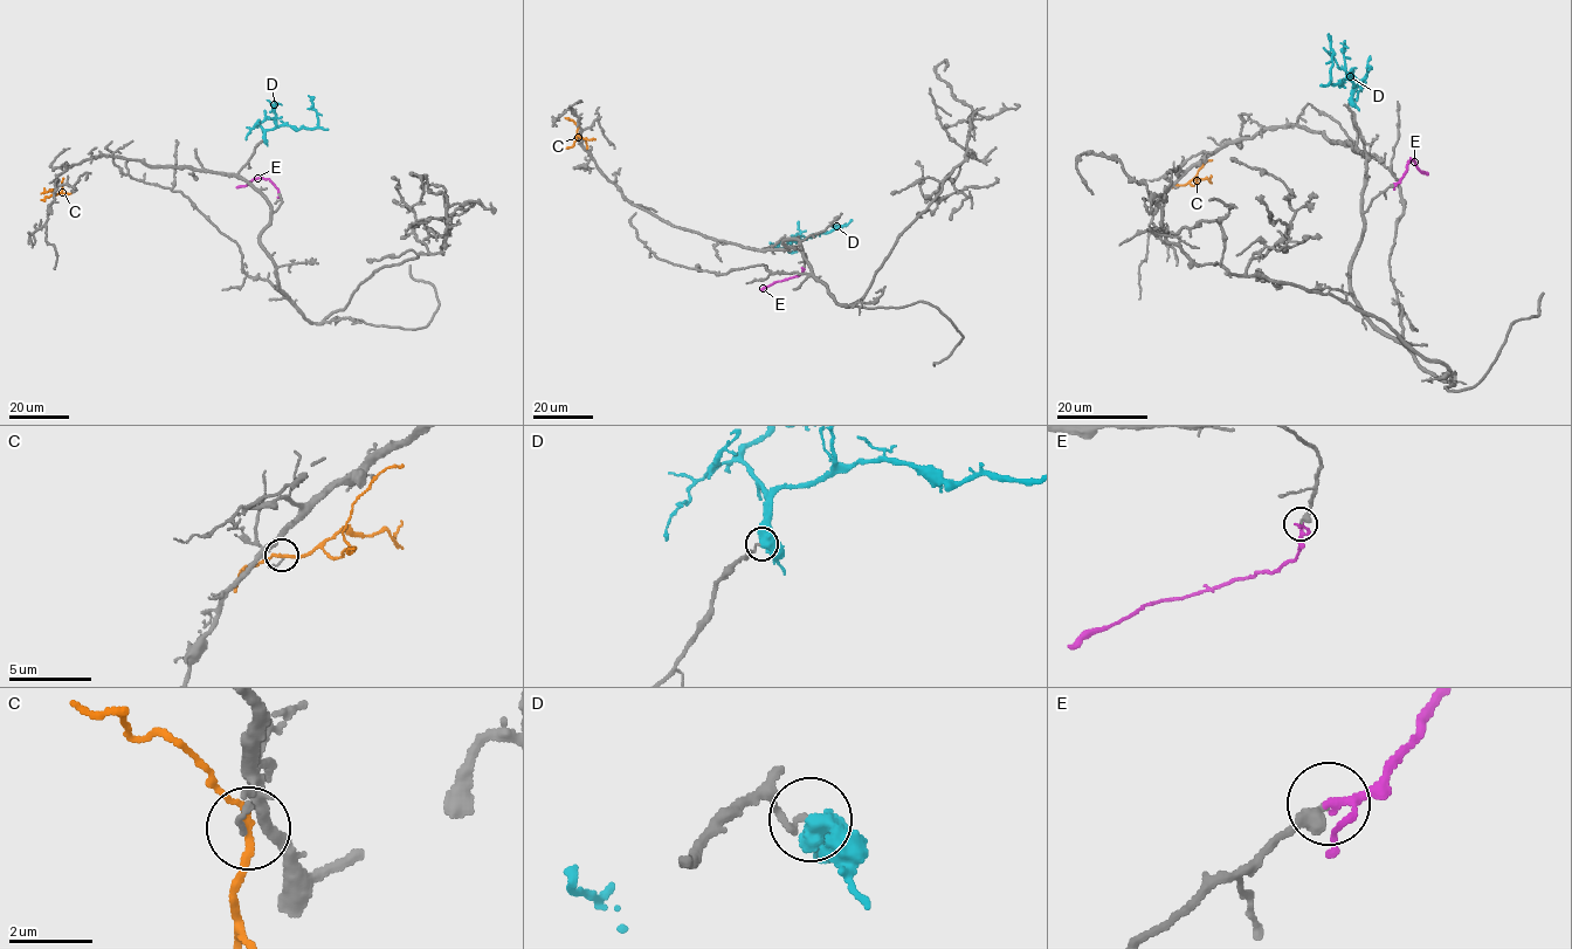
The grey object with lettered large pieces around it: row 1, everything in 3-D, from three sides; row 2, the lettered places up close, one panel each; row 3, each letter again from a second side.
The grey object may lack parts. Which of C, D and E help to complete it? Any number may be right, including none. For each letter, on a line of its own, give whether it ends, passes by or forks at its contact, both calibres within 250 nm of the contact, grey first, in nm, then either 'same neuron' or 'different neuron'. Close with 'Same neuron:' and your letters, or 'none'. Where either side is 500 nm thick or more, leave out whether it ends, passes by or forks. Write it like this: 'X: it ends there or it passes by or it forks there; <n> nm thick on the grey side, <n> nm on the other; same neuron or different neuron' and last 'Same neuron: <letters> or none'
C: it passes by; 100 nm thick on the grey side, 170 nm on the other; different neuron
D: it passes by; 140 nm thick on the grey side, 480 nm on the other; different neuron
E: it passes by; 360 nm thick on the grey side, 170 nm on the other; same neuron
Same neuron: E

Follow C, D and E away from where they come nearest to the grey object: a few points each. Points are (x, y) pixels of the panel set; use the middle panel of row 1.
C: (577, 126), (577, 133), (586, 138), (587, 149)
D: (787, 239), (800, 241), (842, 226), (832, 224)
E: (802, 268), (799, 275), (760, 289)

